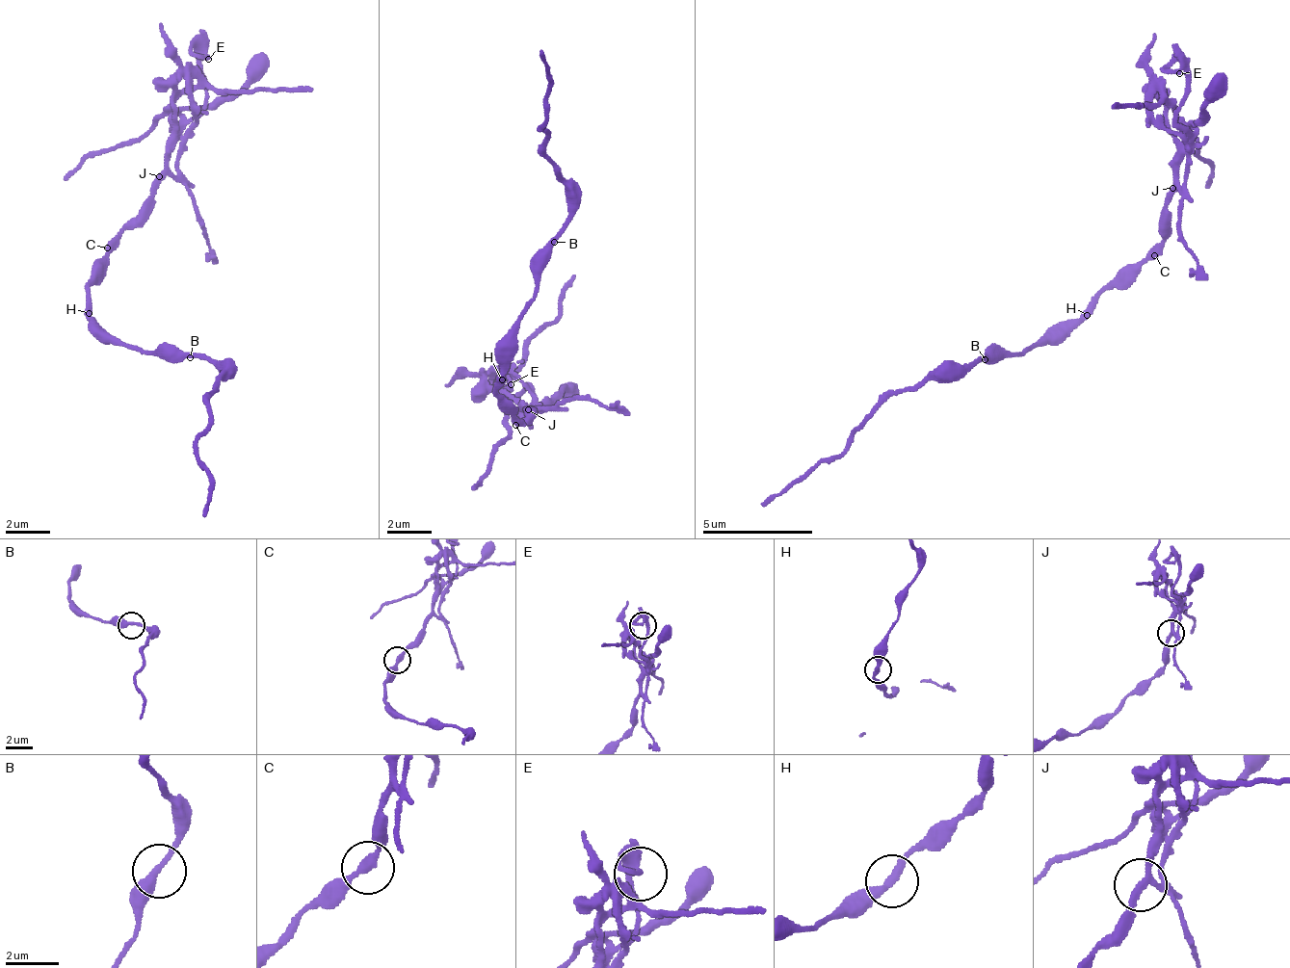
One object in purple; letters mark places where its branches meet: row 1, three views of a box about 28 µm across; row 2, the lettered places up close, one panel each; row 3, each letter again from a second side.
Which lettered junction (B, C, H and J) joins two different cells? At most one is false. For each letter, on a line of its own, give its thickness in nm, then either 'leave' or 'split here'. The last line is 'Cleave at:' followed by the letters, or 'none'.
B: calibre 320 nm; leave
C: calibre 260 nm; leave
H: calibre 240 nm; leave
J: calibre 200 nm; split here
Cleave at: J

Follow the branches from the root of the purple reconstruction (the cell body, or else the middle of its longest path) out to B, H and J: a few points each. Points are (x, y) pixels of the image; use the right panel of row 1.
B: (1072, 321), (1058, 332), (1048, 332), (1039, 338), (1037, 345), (1024, 345), (1022, 352), (987, 353), (985, 359)
H: (1072, 321), (1082, 321), (1087, 315)
J: (1072, 321), (1087, 309), (1092, 298), (1147, 255), (1160, 239), (1166, 228), (1161, 213), (1171, 187)

